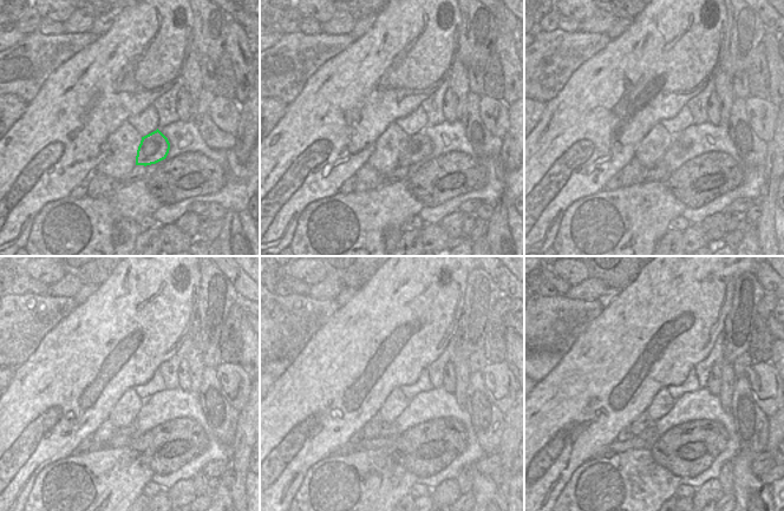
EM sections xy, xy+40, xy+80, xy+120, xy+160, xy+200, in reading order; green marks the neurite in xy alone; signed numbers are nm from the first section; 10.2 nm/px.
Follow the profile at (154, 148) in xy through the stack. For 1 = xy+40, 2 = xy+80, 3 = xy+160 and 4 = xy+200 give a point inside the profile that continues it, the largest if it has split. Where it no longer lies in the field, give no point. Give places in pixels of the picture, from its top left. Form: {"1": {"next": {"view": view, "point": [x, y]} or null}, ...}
{"1": {"next": {"view": "xy+40", "point": [418, 145]}}, "2": {"next": {"view": "xy+80", "point": [677, 148]}}, "3": {"next": {"view": "xy+160", "point": [389, 431]}}, "4": {"next": {"view": "xy+200", "point": [648, 434]}}}

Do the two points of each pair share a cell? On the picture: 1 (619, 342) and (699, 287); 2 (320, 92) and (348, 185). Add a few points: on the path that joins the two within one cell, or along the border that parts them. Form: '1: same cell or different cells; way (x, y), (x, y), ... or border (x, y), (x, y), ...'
1: same cell; way (639, 342), (679, 305)
2: different cells; border (354, 174), (342, 183), (338, 191)

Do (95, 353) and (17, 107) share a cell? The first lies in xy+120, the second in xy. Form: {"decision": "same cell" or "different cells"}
{"decision": "different cells"}

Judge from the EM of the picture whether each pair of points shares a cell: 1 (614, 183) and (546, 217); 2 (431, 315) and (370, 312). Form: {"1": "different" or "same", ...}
{"1": "different", "2": "same"}

